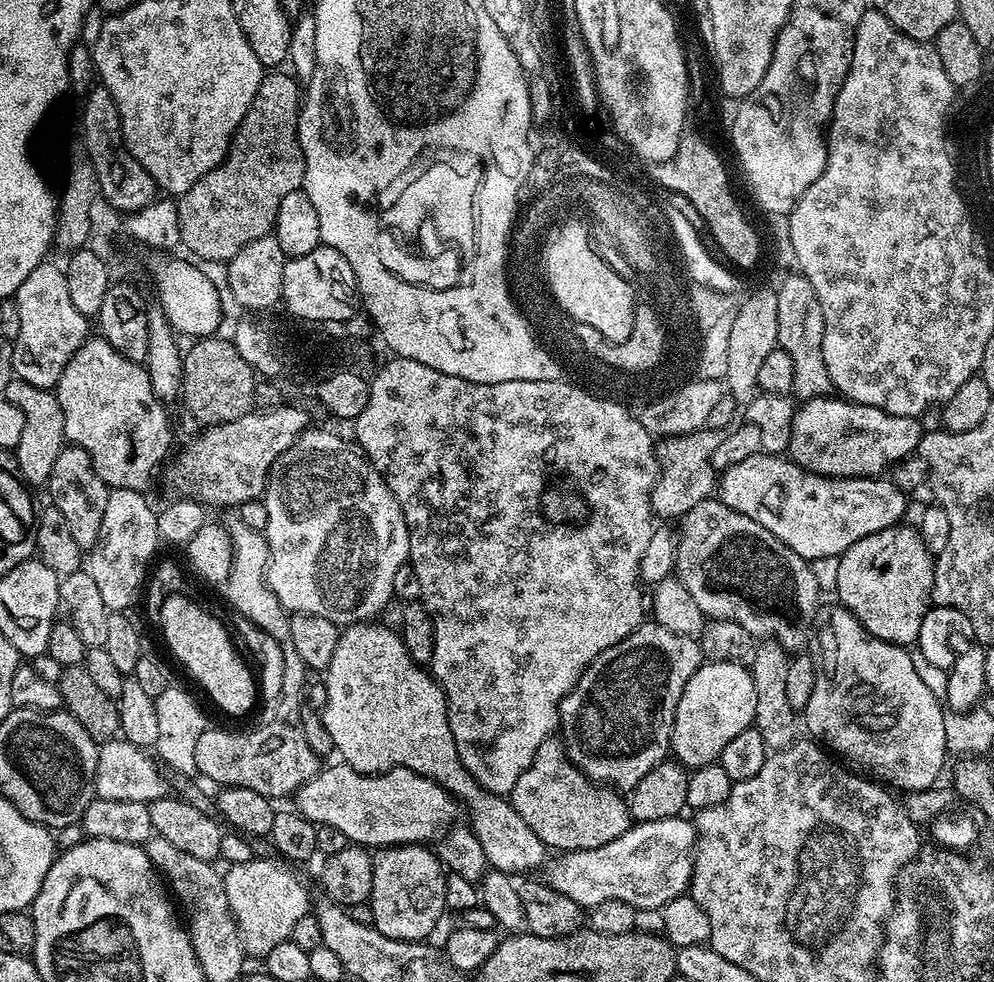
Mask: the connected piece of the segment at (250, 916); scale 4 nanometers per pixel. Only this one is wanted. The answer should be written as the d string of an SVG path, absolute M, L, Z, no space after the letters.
M253 858L250 862L233 864L230 872L223 876L226 902L236 920L244 951L249 957L263 958L270 954L278 942L291 937L298 918L310 912L307 886L300 881L298 873L288 869L291 867L287 863L276 860Z

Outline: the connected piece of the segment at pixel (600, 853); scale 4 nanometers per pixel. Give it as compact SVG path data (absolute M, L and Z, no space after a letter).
M671 816L654 822L636 822L614 842L606 842L606 846L557 855L557 860L547 865L546 882L568 898L574 898L585 910L611 900L630 902L636 909L662 909L672 899L685 895L692 883L696 826L691 819L684 819Z

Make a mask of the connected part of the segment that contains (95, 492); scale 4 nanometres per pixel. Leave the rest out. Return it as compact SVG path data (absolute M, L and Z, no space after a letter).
M65 446L58 454L58 462L54 462L46 491L52 495L51 507L62 510L81 550L91 550L94 542L98 542L98 534L102 530L102 514L106 514L106 498L110 489L102 482L102 478L98 478L90 454L75 446Z

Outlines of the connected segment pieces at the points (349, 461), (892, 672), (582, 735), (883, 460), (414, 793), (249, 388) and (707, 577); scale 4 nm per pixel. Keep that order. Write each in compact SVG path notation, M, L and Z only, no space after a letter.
M320 428L301 432L299 438L273 462L262 499L268 515L266 530L263 533L267 537L269 548L267 584L277 595L278 602L289 613L318 614L322 618L330 618L338 626L375 621L387 604L394 600L392 591L394 574L398 571L398 566L409 563L410 534L406 526L406 518L402 514L402 506L397 502L396 495L390 490L390 486L386 486L384 477L380 475L376 466L368 461L368 457L360 451L359 447L352 442L347 444L342 437L335 436L332 432L323 432Z
M836 606L836 609L828 616L828 640L832 643L832 653L825 658L824 664L822 660L822 674L816 677L814 694L810 694L810 702L802 710L803 727L807 729L807 731L809 728L809 730L813 732L811 735L815 737L821 745L827 746L837 757L847 761L853 769L859 770L869 777L879 778L885 785L891 786L893 789L895 789L894 787L904 788L903 791L905 793L910 793L933 787L933 785L939 781L936 779L939 778L940 771L944 768L944 759L949 759L950 756L948 747L946 746L945 709L943 707L940 708L941 701L932 693L930 686L926 686L926 682L922 682L922 678L918 678L918 670L914 670L911 651L909 651L907 647L899 644L891 644L885 640L880 640L874 634L870 634L862 626L860 619L843 606Z
M645 622L629 636L610 646L582 674L582 678L564 696L560 704L559 731L564 731L562 743L568 757L597 784L611 786L621 793L631 793L654 766L669 759L672 746L672 727L682 690L686 682L699 670L702 663L699 639L674 634L666 626Z
M819 396L803 401L793 411L788 454L805 471L821 476L878 476L884 468L899 464L916 449L926 431L925 425L920 423L915 416L890 414L880 407L854 403L838 396Z
M336 762L333 768L321 767L320 772L314 778L310 778L310 782L306 782L295 792L295 800L295 811L304 815L312 824L334 826L337 830L342 830L342 834L346 834L349 842L367 846L372 850L391 848L394 844L427 845L443 837L444 833L453 827L455 820L452 819L456 816L456 808L458 812L457 801L445 788L424 776L419 776L409 768L394 768L391 772L383 774L369 774L354 770L343 762Z
M217 334L197 339L193 343L196 345L183 353L182 401L200 426L234 422L253 411L256 402L257 372L242 358L233 341L222 337Z
M719 498L698 502L698 506L686 513L679 524L675 575L684 583L686 590L690 590L690 598L698 602L705 617L738 622L738 626L742 626L751 636L777 640L792 654L807 649L804 647L808 644L808 635L816 620L816 607L822 599L809 561L774 538L766 526L758 526L754 518L746 518L746 514L730 510L730 506L723 504Z

